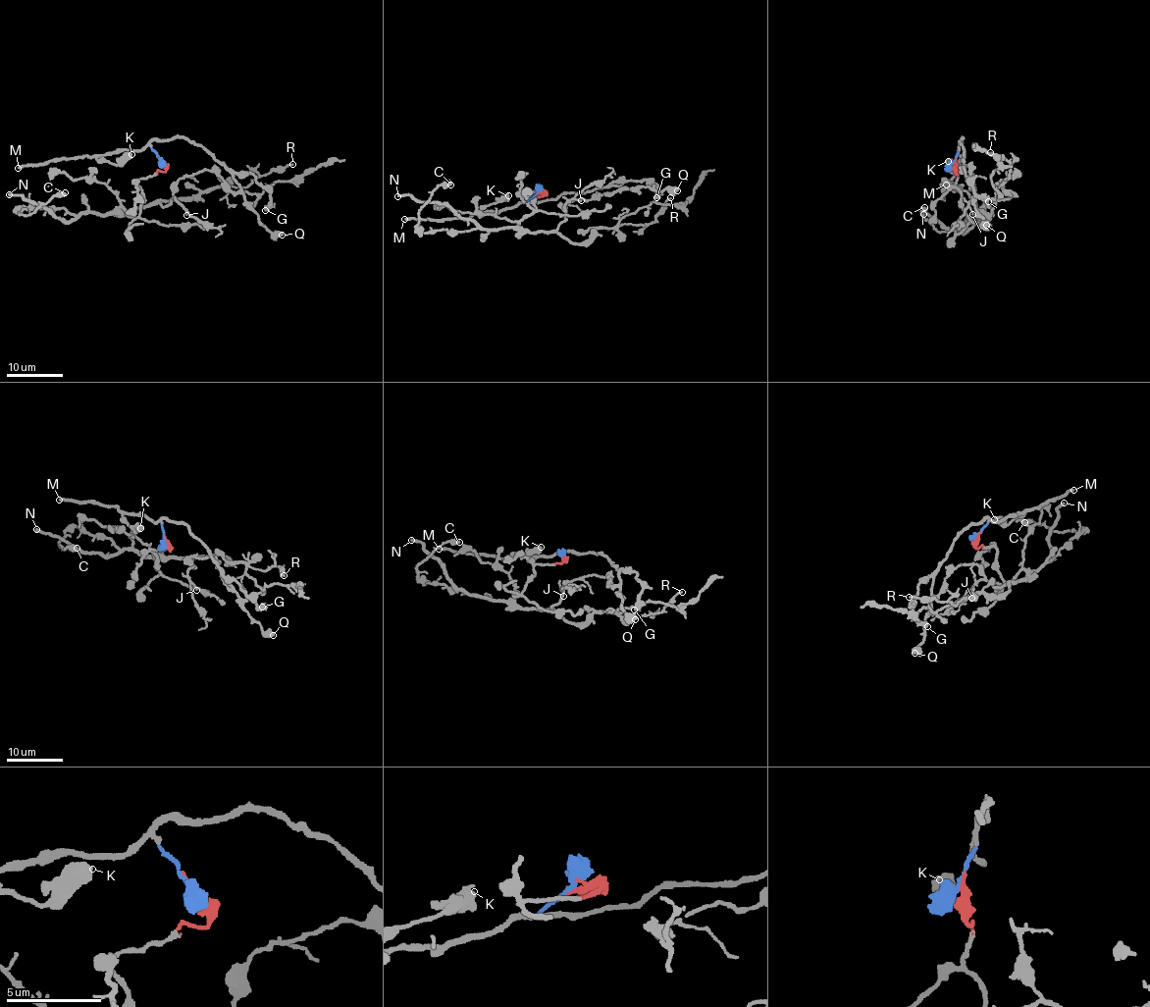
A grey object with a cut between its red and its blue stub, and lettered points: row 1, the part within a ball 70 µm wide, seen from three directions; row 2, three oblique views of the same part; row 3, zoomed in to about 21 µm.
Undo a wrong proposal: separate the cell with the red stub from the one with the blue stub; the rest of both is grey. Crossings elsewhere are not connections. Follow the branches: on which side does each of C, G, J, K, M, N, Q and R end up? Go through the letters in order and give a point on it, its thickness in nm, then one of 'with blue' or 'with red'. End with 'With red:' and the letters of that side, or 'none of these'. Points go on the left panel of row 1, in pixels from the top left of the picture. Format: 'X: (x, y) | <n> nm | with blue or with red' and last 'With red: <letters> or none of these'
C: (65, 192) | 550 nm | with red
G: (265, 210) | 480 nm | with blue
J: (186, 215) | 110 nm | with red
K: (131, 154) | 650 nm | with blue
M: (18, 168) | 280 nm | with blue
N: (9, 194) | 280 nm | with red
Q: (282, 235) | 600 nm | with blue
R: (292, 164) | 150 nm | with red
With red: C, J, N, R

